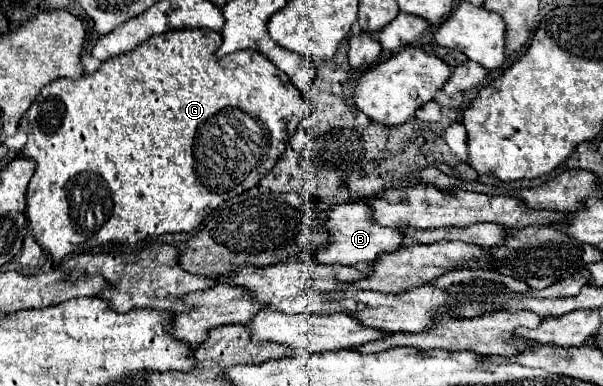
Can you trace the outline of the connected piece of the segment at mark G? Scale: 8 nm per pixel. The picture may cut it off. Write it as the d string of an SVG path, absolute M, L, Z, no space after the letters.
M169 30L167 34L159 34L149 38L145 44L135 48L129 54L109 58L101 64L101 68L93 74L83 74L79 78L57 78L49 82L41 94L33 100L29 114L25 114L19 122L19 130L27 134L27 144L21 150L23 156L35 162L35 174L27 186L27 218L31 222L31 232L35 242L43 248L45 254L59 264L71 248L97 248L109 244L121 244L135 248L139 242L171 234L171 232L191 232L195 230L221 202L239 196L241 192L259 184L259 180L271 172L279 156L285 152L295 128L303 116L307 116L307 102L301 92L293 86L293 82L277 70L265 56L259 52L235 52L231 56L217 58L215 51L221 45L222 37L213 30Z

